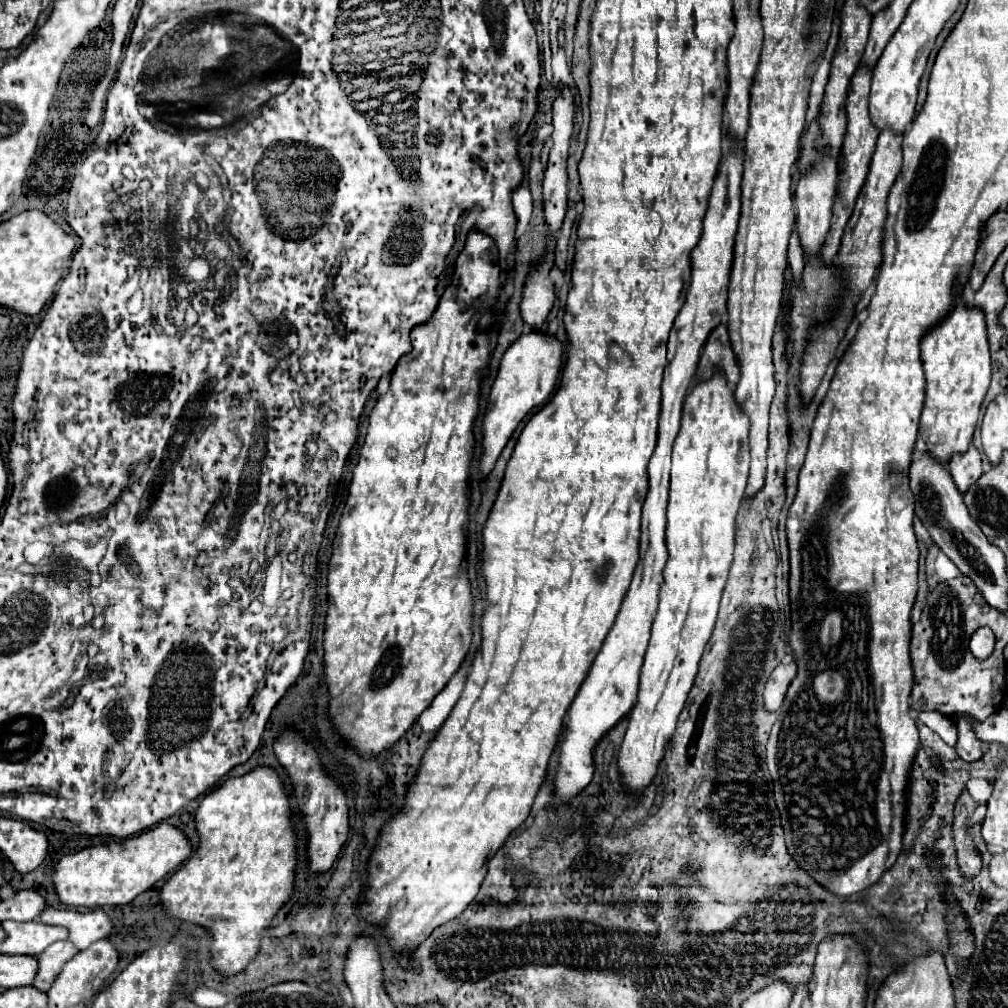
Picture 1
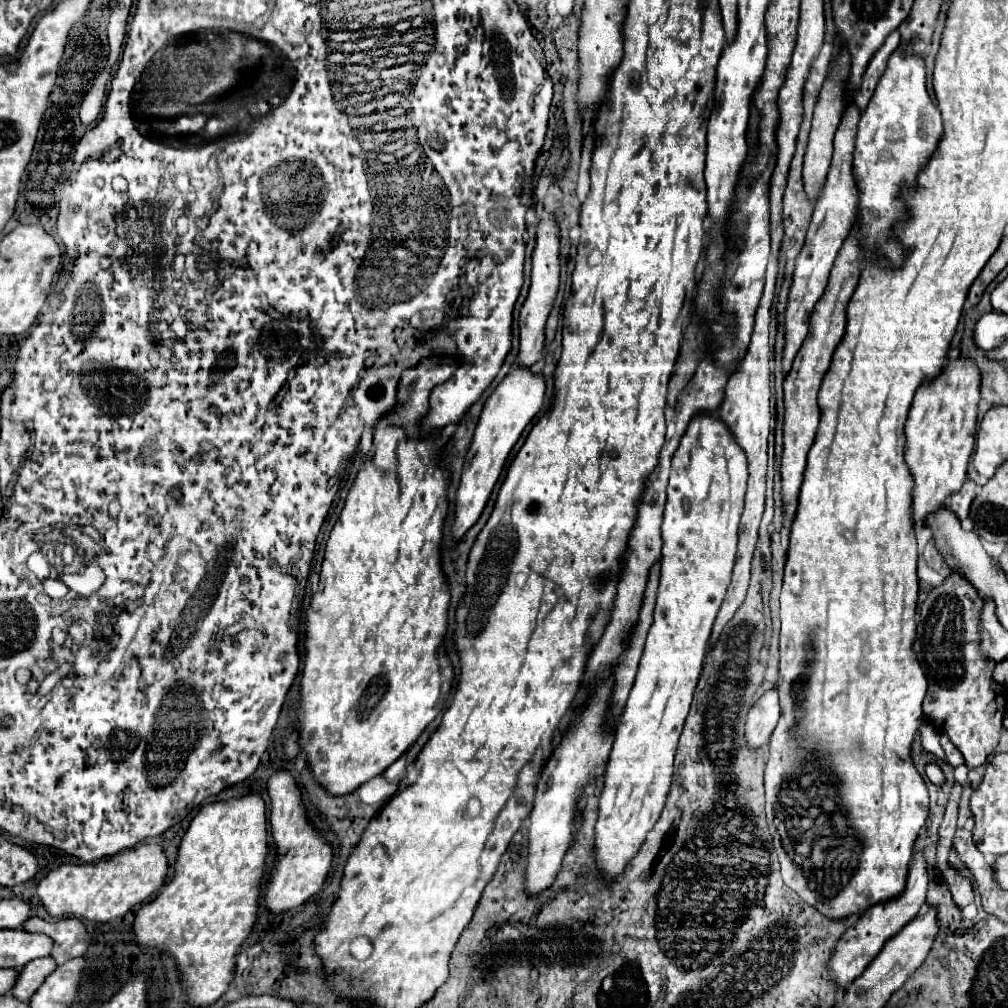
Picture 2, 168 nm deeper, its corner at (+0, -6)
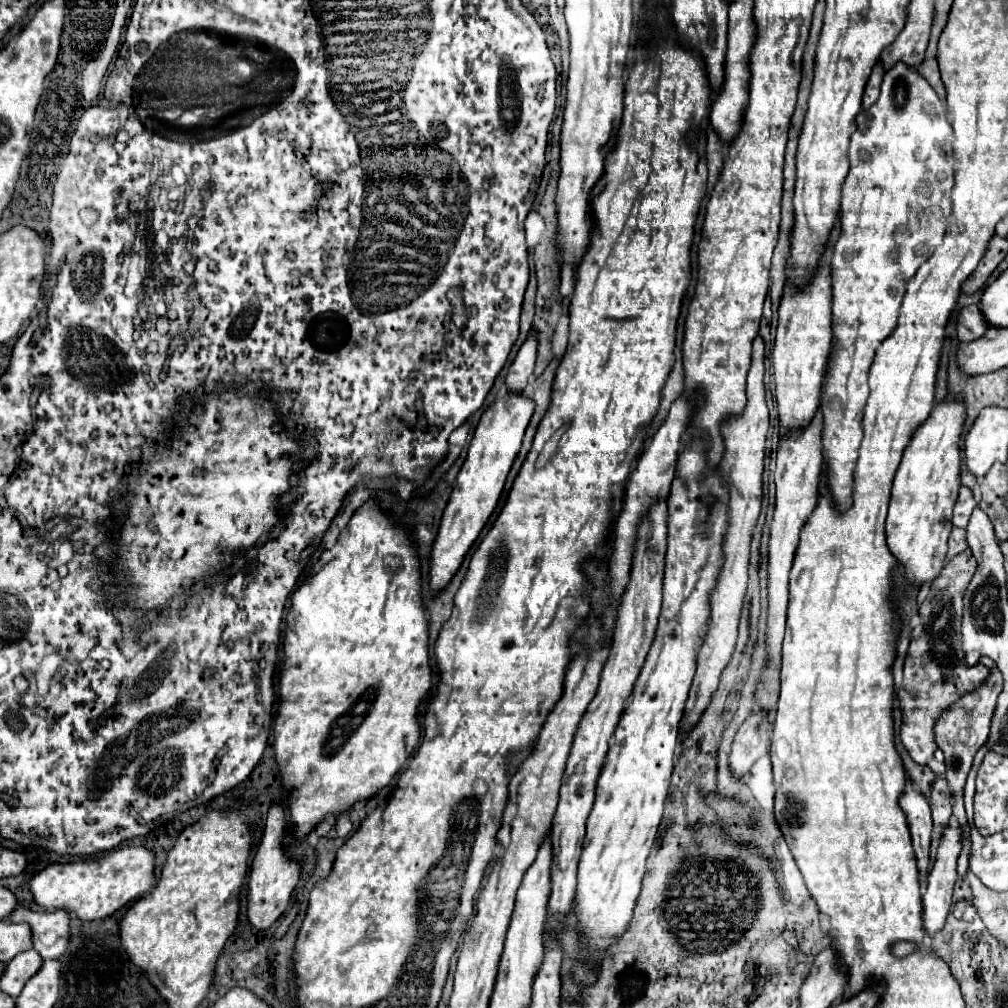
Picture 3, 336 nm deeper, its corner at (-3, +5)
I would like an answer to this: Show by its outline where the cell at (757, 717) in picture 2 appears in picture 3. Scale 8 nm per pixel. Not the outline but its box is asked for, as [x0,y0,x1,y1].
[728,712,772,780]

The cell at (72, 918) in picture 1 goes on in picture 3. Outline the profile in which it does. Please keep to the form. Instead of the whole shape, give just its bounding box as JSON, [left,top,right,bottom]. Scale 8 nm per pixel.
[10,908,70,958]

